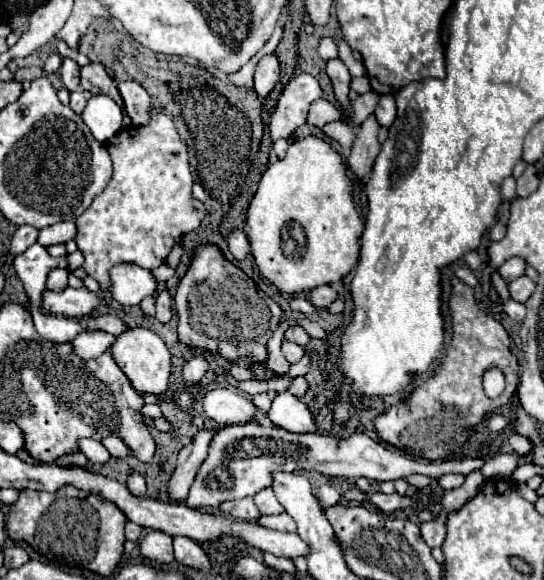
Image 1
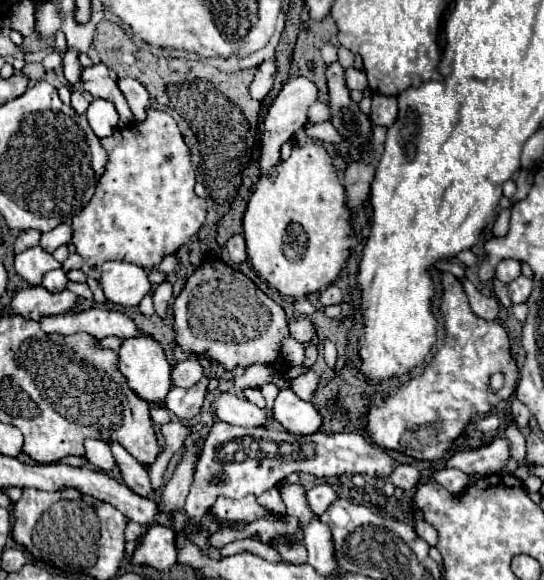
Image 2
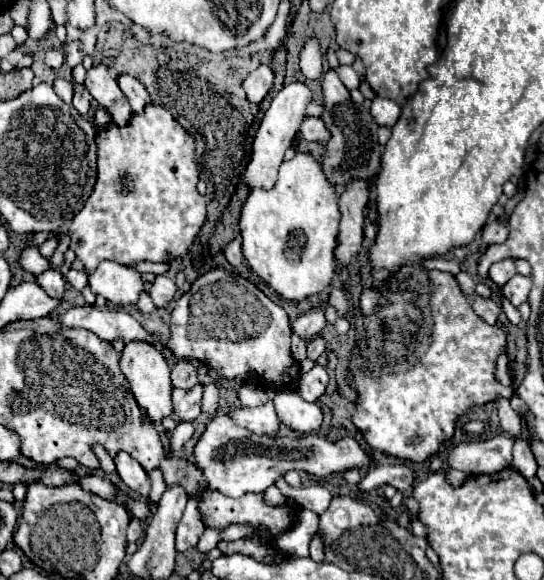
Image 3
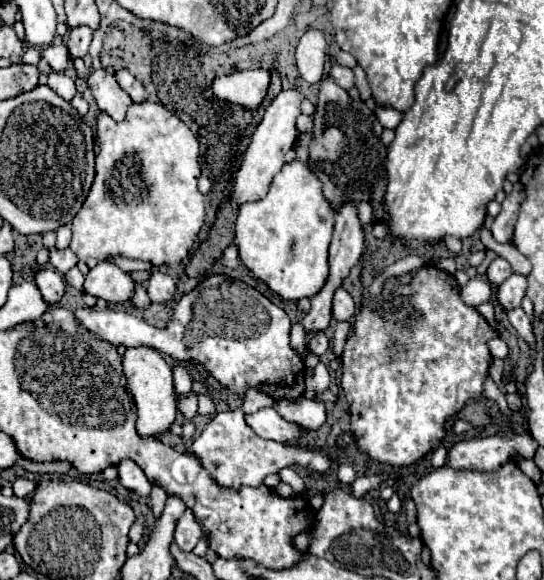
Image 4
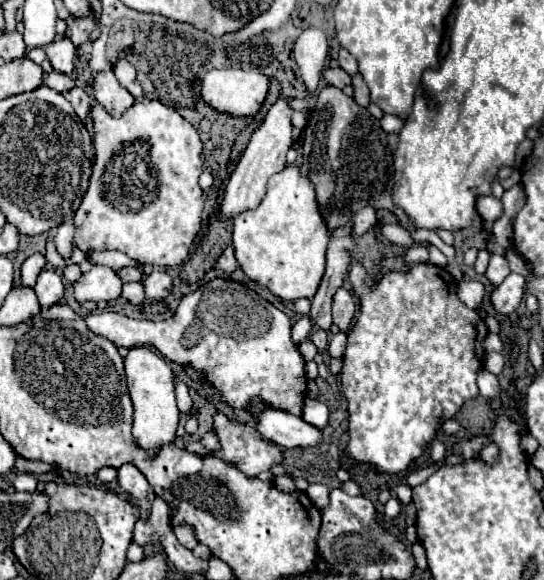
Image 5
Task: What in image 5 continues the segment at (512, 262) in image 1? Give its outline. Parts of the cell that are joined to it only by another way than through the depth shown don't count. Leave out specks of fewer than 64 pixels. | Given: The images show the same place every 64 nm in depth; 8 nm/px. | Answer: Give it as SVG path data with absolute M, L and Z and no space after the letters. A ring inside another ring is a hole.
M492 254L490 258L490 264L488 264L488 270L486 270L486 278L492 282L492 284L502 284L502 280L510 274L510 266L506 262L504 256L500 254Z

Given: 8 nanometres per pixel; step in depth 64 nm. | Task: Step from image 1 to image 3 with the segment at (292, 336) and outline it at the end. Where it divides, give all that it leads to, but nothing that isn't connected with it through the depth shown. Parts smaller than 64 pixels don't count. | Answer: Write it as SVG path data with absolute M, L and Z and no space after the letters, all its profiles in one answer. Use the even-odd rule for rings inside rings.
M314 306L312 312L296 318L292 322L292 332L296 336L300 336L302 340L310 340L314 338L316 334L320 334L320 330L324 328L326 324L326 318L324 318L324 306Z

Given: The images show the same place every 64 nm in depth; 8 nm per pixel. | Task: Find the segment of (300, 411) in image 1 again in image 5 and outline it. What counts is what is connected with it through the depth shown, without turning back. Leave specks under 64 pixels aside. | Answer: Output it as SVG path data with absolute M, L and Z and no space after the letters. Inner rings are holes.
M306 398L306 400L304 400L304 406L302 406L300 418L302 418L304 422L308 422L310 426L324 428L324 426L328 424L328 408L326 408L326 404L320 402L320 400Z

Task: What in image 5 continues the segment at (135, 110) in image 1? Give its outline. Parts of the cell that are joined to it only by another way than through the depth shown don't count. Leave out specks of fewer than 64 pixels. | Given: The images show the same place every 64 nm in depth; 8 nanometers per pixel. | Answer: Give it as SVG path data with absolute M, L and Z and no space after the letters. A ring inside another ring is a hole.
M118 60L118 64L114 66L114 74L118 78L118 82L136 98L136 100L142 100L144 98L144 92L142 92L142 86L140 82L136 82L136 70L130 62L126 60Z

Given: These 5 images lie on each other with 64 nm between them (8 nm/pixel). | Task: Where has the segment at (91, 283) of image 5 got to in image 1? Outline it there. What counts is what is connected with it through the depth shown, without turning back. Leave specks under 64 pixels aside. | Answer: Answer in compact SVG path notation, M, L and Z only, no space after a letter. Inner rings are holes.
M116 264L110 270L112 276L112 296L122 306L140 304L146 296L154 296L158 282L150 270L136 264Z

